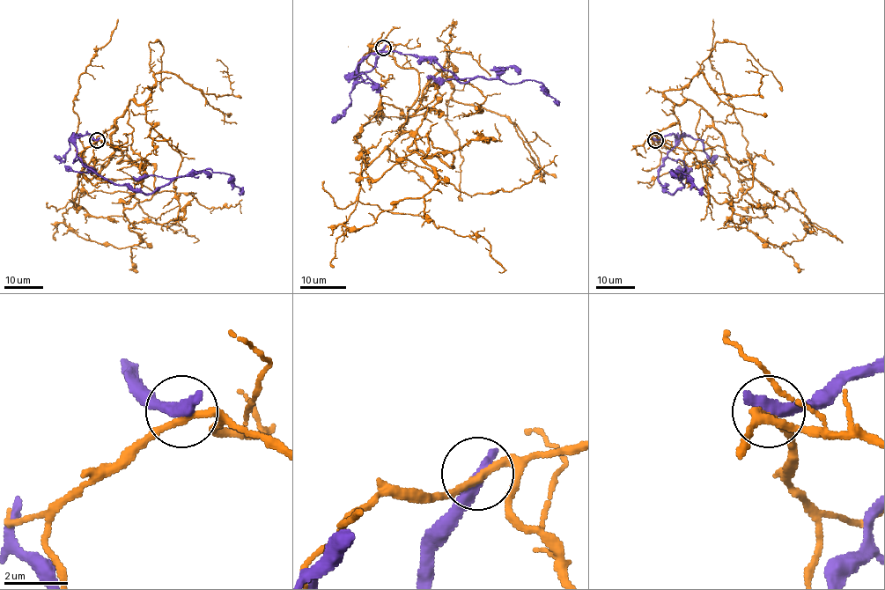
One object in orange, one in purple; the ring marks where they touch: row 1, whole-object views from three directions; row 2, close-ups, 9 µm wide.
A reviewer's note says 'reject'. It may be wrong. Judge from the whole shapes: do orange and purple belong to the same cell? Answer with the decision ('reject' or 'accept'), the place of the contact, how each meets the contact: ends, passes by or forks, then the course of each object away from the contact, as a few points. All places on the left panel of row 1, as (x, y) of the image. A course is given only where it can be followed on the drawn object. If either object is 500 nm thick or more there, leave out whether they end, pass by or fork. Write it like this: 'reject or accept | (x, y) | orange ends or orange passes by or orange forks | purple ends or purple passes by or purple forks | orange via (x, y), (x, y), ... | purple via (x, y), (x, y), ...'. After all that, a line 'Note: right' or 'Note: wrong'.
reject | (97, 140) | orange passes by | purple ends | orange via (97, 141), (154, 169), (156, 193), (123, 211), (142, 240), (115, 247), (52, 229) | purple via (97, 140), (77, 137), (77, 156), (117, 184), (151, 194), (210, 169), (231, 175), (243, 195)
Note: right

